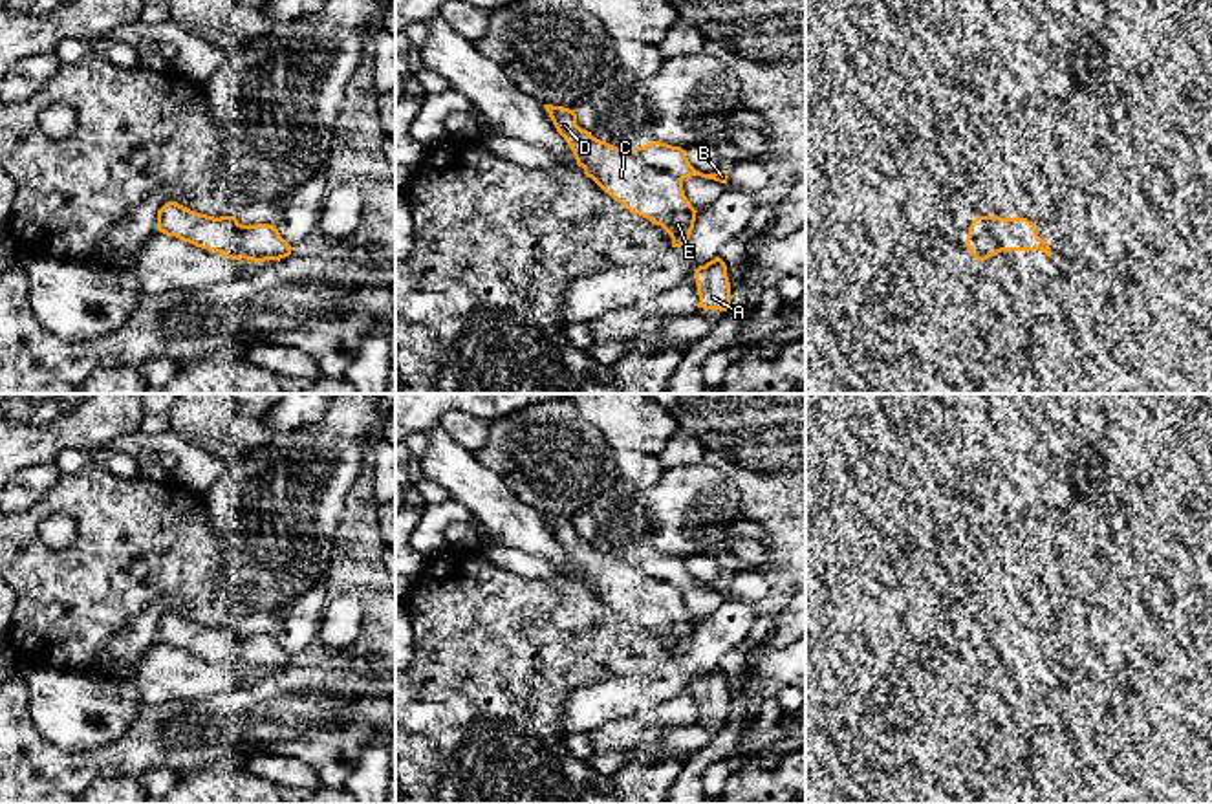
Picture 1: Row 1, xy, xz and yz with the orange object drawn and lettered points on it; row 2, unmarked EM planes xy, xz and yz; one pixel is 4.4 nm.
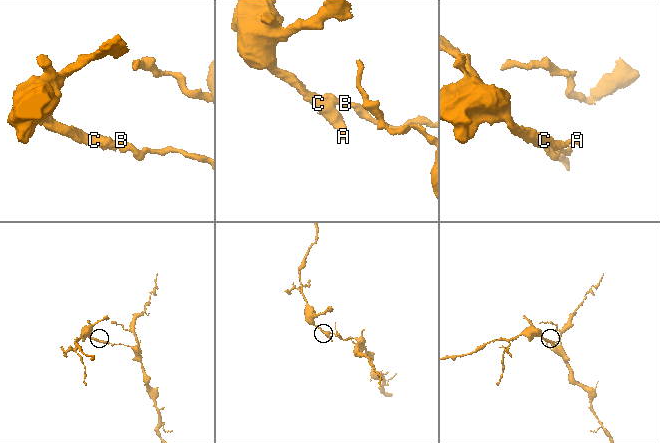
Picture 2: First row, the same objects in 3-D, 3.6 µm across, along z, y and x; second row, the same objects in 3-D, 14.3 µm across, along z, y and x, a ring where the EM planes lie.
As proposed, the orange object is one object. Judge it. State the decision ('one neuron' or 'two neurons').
two neurons

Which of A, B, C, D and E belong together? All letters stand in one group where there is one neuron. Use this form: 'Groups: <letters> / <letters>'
Groups: A C D E / B

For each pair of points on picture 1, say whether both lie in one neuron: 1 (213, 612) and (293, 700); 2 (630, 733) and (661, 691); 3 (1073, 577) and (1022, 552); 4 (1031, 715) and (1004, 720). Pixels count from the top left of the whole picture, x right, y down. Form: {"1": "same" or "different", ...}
{"1": "different", "2": "different", "3": "same", "4": "different"}

